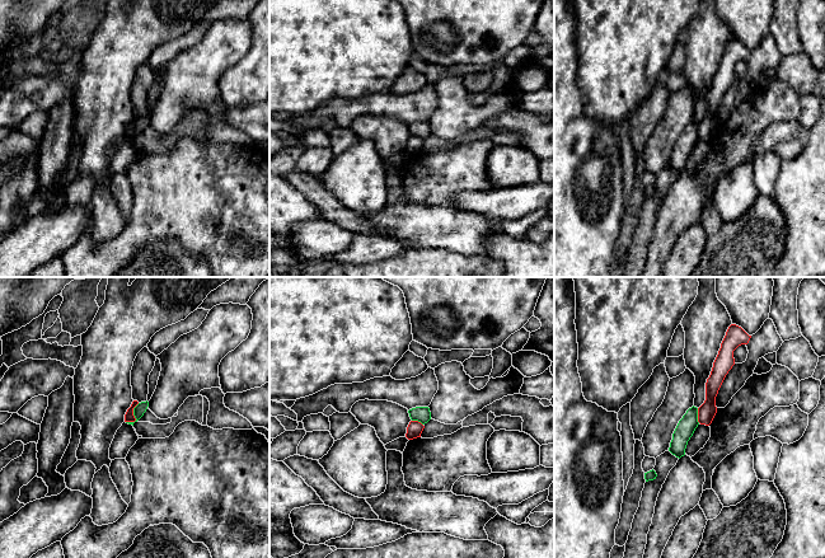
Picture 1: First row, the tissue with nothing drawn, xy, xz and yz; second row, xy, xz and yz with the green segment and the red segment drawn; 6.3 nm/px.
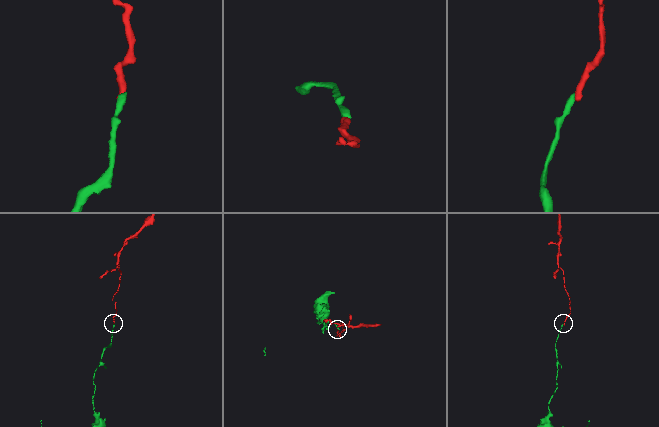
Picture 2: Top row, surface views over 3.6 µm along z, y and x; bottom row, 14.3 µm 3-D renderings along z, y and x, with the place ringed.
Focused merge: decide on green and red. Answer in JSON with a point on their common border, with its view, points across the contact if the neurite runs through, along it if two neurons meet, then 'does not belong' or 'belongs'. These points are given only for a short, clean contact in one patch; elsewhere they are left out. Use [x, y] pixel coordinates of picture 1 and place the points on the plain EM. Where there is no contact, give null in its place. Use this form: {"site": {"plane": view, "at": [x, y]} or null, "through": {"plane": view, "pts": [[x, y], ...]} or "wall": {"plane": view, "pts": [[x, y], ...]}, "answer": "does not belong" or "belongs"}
{"site": {"plane": "xy", "at": [134, 130]}, "wall": {"plane": "xy", "pts": [[139, 118], [134, 123], [135, 135], [126, 137]]}, "answer": "does not belong"}

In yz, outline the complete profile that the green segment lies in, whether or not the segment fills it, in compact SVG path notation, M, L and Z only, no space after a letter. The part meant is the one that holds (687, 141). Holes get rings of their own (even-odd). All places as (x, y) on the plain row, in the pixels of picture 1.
M692 122L686 126L683 133L679 136L674 149L672 155L670 158L669 167L676 173L681 173L685 170L685 164L688 156L693 151L695 144L698 142L698 123Z

